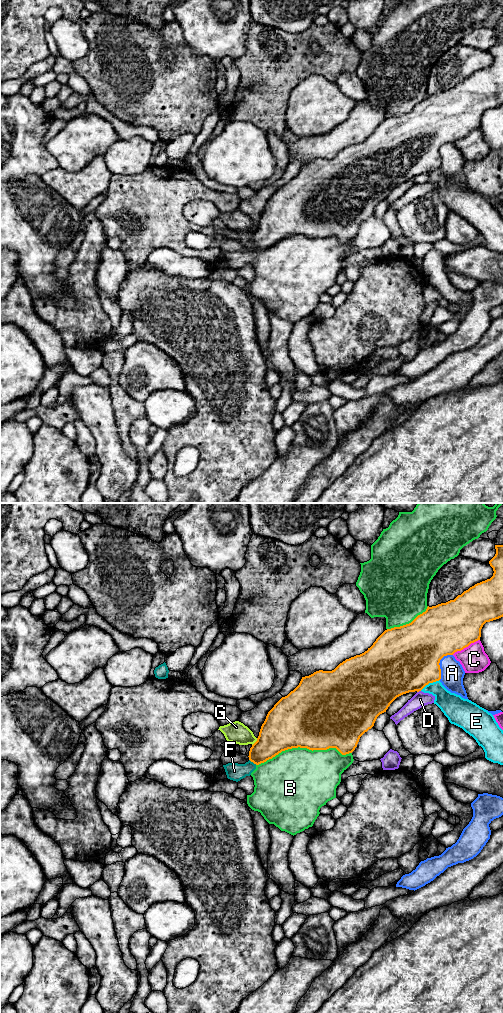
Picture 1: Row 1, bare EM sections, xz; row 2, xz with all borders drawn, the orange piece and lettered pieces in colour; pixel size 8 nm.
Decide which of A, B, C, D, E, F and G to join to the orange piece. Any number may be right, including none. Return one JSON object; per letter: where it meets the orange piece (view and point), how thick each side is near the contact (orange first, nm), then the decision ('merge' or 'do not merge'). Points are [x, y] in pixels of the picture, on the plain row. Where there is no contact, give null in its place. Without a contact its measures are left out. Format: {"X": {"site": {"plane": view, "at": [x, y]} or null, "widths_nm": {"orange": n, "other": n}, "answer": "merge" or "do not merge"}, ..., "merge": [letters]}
{"A": {"site": {"plane": "xz", "at": [438, 152]}, "widths_nm": {"orange": 500, "other": 190}, "answer": "do not merge"}, "B": {"site": {"plane": "xz", "at": [303, 235]}, "widths_nm": {"orange": 500, "other": 480}, "answer": "do not merge"}, "C": {"site": {"plane": "xz", "at": [465, 135]}, "widths_nm": {"orange": 400, "other": 220}, "answer": "do not merge"}, "D": {"site": {"plane": "xz", "at": [418, 179]}, "widths_nm": {"orange": 480, "other": 120}, "answer": "do not merge"}, "E": {"site": {"plane": "xz", "at": [429, 170]}, "widths_nm": {"orange": 500, "other": 190}, "answer": "do not merge"}, "F": {"site": {"plane": "xz", "at": [253, 250]}, "widths_nm": {"orange": 240, "other": 140}, "answer": "do not merge"}, "G": {"site": {"plane": "xz", "at": [255, 230]}, "widths_nm": {"orange": 320, "other": 180}, "answer": "do not merge"}, "merge": []}

